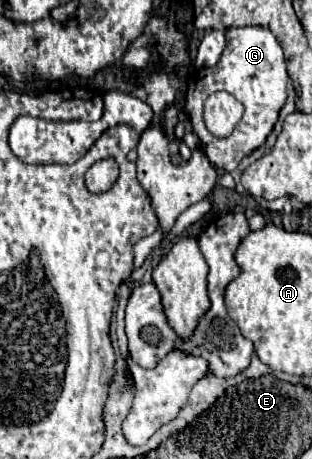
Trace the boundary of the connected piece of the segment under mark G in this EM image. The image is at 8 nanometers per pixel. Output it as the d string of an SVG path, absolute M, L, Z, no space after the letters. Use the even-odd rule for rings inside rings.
M249 25L249 27L231 27L225 33L227 33L227 47L225 47L225 53L221 55L221 61L217 61L213 69L197 69L193 73L189 89L187 89L185 113L189 115L193 129L197 137L201 139L201 147L207 159L215 167L231 173L237 169L239 161L245 155L249 155L253 149L263 145L263 141L271 133L279 117L279 111L287 99L289 75L285 67L283 49L269 29L259 25ZM215 91L231 91L231 95L237 101L241 101L245 107L243 119L237 123L231 137L225 137L225 139L211 135L203 121L203 103Z

